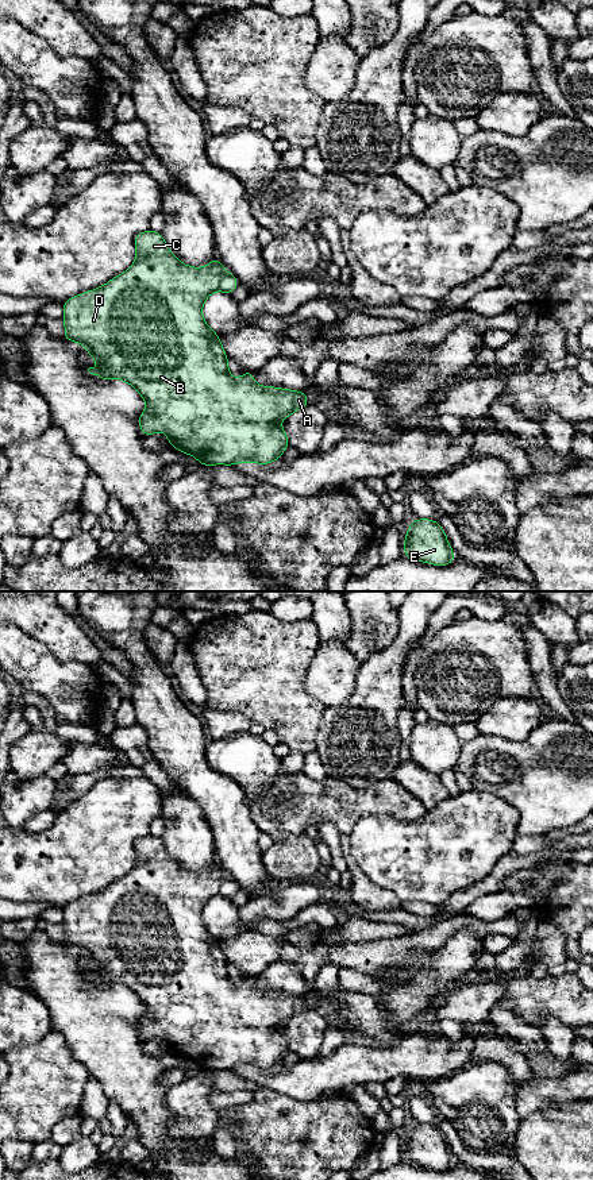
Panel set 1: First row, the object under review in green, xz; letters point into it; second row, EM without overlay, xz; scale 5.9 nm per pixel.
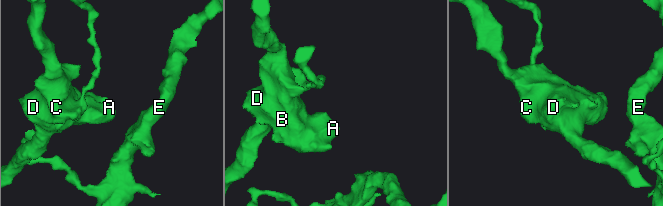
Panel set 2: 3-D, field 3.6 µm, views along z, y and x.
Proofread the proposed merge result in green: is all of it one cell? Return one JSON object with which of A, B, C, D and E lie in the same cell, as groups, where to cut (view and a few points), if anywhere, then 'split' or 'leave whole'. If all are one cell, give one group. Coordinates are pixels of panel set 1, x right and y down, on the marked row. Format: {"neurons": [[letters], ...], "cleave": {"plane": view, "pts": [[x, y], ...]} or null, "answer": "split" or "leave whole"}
{"neurons": [["A", "B", "C", "D"], ["E"]], "cleave": {"plane": "xz", "pts": [[226, 272], [216, 289]]}, "answer": "split"}

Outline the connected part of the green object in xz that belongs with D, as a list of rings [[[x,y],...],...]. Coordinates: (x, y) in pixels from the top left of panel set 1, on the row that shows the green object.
[[[153,230],[136,234],[134,244],[136,258],[128,270],[62,304],[62,338],[82,344],[99,363],[97,369],[88,369],[91,374],[104,381],[119,378],[138,390],[146,401],[146,410],[138,417],[138,425],[146,437],[163,431],[173,448],[195,456],[201,466],[276,462],[289,448],[288,435],[280,423],[309,405],[308,392],[259,386],[254,382],[254,371],[244,371],[239,379],[232,378],[220,336],[203,317],[204,301],[219,289],[226,274],[217,257],[204,267],[186,266],[167,248],[162,234]]]

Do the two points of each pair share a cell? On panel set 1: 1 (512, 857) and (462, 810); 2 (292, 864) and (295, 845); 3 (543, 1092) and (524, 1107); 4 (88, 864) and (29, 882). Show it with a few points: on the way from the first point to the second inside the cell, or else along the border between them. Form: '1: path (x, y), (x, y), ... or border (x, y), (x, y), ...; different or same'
1: border (511, 849), (486, 876); different
2: path (292, 860), (295, 849); same
3: path (539, 1092), (528, 1103); same
4: path (73, 868), (43, 868); same

